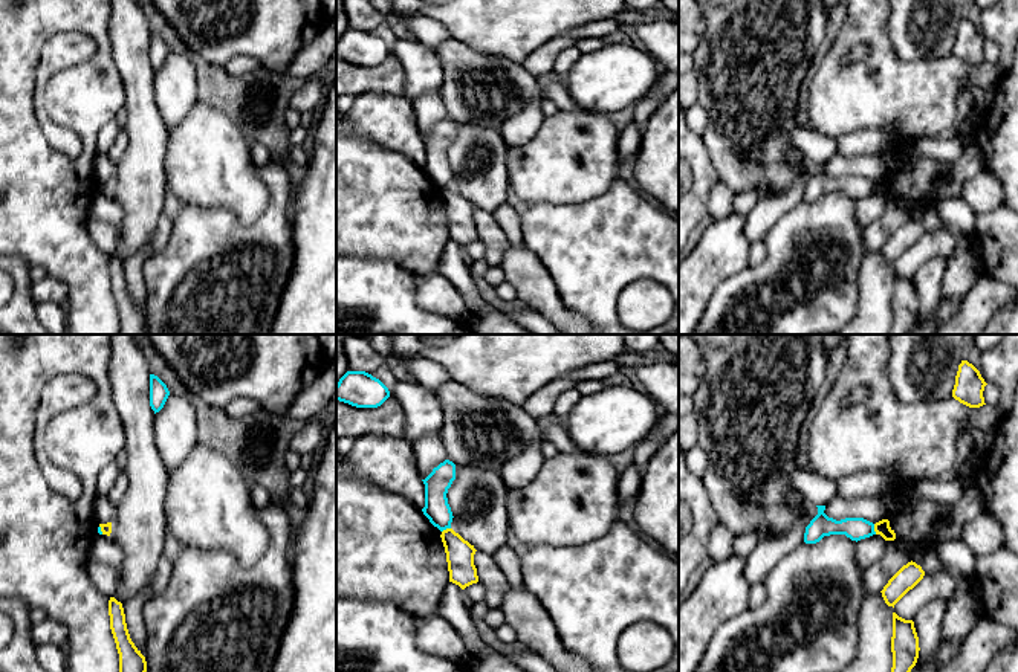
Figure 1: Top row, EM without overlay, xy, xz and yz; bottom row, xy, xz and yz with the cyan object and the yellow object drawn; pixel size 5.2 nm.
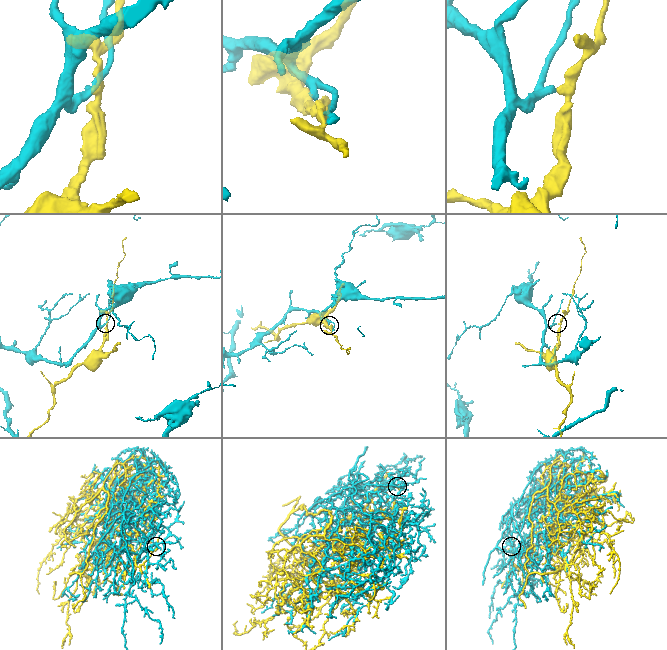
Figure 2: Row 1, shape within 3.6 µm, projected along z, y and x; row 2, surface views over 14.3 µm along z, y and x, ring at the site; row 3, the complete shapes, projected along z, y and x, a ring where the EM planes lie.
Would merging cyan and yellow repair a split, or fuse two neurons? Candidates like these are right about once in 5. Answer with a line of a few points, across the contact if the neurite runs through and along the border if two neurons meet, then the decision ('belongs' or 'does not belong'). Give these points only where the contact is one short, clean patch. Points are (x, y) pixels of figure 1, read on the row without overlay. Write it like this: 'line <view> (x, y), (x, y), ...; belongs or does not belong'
line yz (873, 182), (876, 191); does not belong

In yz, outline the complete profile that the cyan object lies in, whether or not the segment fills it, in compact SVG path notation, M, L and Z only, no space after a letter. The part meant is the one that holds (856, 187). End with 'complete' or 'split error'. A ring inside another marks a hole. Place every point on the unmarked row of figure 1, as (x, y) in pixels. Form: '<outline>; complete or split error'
M816 163L816 165L818 165L818 173L806 185L804 191L806 202L816 202L824 194L830 192L845 192L847 195L856 200L876 192L874 182L864 176L845 176L836 179L824 171L825 163Z; complete

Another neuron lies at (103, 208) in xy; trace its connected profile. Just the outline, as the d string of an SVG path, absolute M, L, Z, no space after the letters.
M98 192L89 206L89 220L118 225L122 220L122 208L107 192Z

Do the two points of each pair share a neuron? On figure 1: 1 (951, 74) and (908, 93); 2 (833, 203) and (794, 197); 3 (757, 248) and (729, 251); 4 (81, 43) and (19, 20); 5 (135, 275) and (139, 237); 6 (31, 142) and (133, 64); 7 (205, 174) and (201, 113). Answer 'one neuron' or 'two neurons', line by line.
1: one neuron
2: two neurons
3: two neurons
4: two neurons
5: two neurons
6: two neurons
7: one neuron

